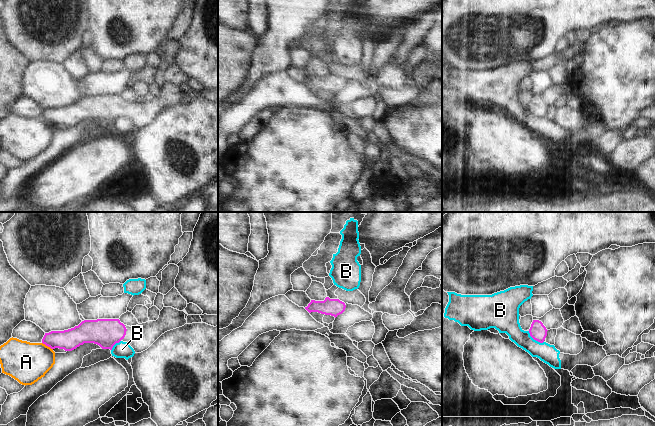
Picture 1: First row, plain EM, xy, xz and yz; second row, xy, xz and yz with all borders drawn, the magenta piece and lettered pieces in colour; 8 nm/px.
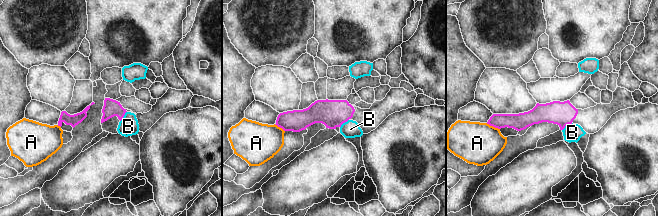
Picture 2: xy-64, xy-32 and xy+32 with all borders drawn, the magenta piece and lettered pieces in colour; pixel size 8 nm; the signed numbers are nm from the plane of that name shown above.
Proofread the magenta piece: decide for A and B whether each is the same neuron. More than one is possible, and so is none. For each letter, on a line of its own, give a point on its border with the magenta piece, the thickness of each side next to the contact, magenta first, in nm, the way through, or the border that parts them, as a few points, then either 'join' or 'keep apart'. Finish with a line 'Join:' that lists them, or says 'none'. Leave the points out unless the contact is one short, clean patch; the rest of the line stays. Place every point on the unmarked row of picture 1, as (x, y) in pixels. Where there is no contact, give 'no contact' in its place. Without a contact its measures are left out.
A: contact xy (47, 121); calibres 170 and 320 nm; keep apart
B: contact yz (535, 115); calibres 140 and 160 nm; border yz (528, 107), (534, 115), (543, 118); keep apart
Join: none

